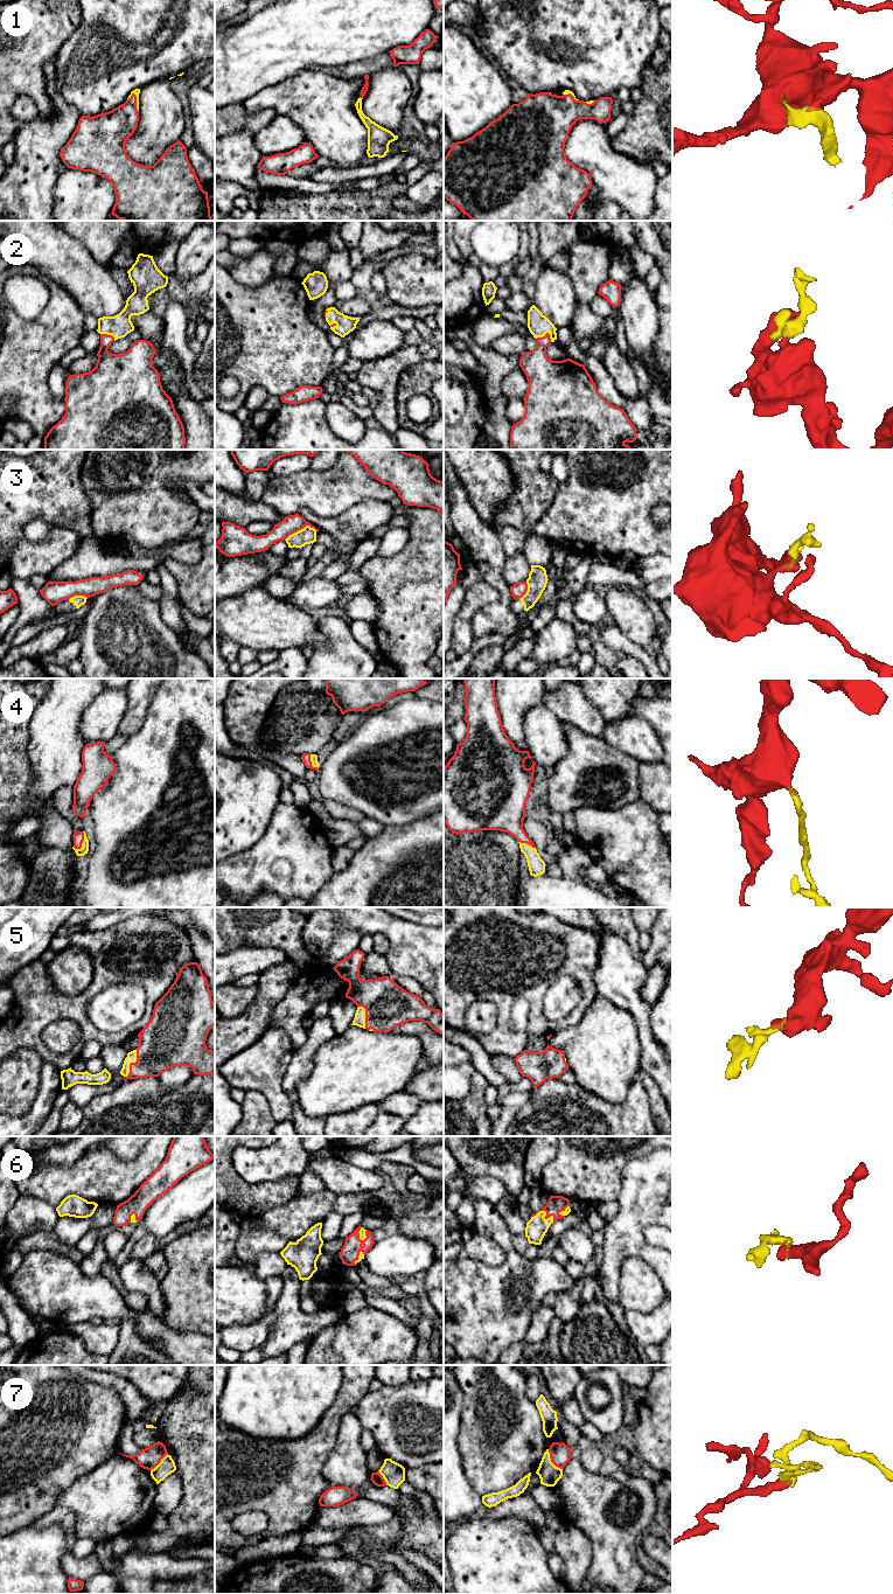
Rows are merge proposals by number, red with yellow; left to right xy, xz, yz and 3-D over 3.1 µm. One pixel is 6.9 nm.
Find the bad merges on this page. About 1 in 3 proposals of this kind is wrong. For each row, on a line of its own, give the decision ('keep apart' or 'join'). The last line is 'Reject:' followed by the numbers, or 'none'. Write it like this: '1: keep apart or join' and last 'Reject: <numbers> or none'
1: join
2: join
3: keep apart
4: join
5: join
6: join
7: keep apart
Reject: 3, 7

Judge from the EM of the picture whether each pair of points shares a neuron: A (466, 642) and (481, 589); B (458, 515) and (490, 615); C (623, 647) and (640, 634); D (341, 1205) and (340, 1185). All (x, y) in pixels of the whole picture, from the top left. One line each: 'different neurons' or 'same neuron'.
A: same neuron
B: same neuron
C: different neurons
D: different neurons

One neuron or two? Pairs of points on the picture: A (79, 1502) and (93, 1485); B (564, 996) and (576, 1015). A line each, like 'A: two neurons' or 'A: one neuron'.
A: one neuron
B: two neurons

